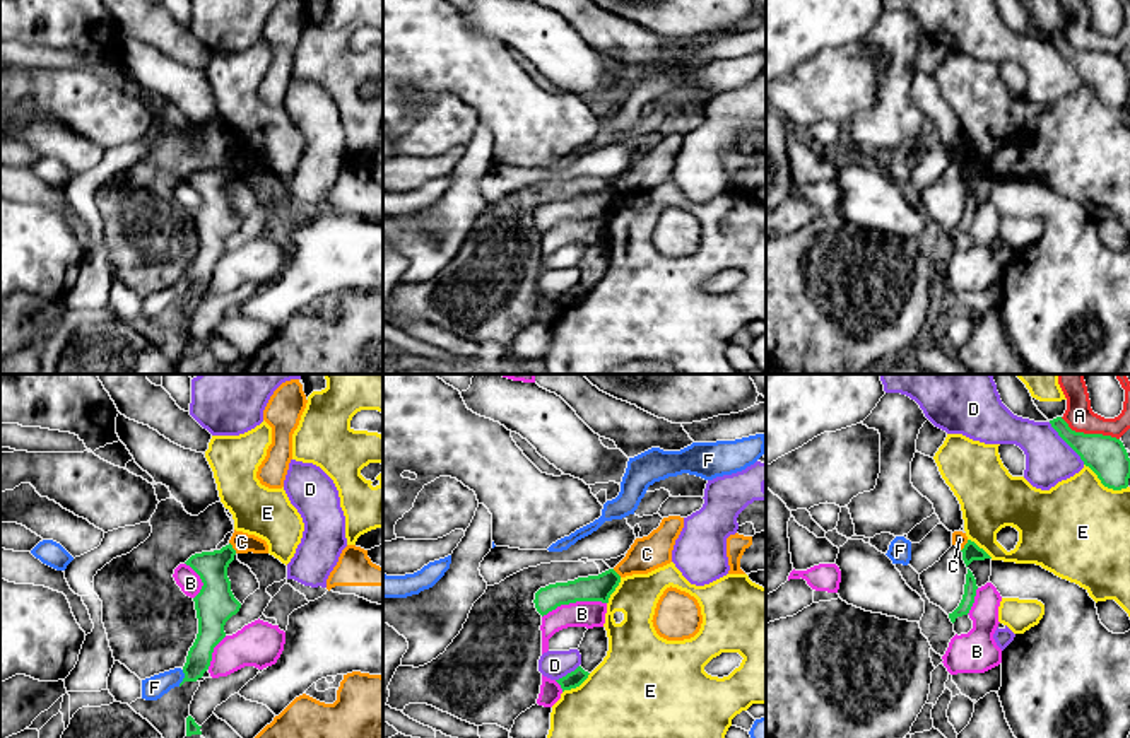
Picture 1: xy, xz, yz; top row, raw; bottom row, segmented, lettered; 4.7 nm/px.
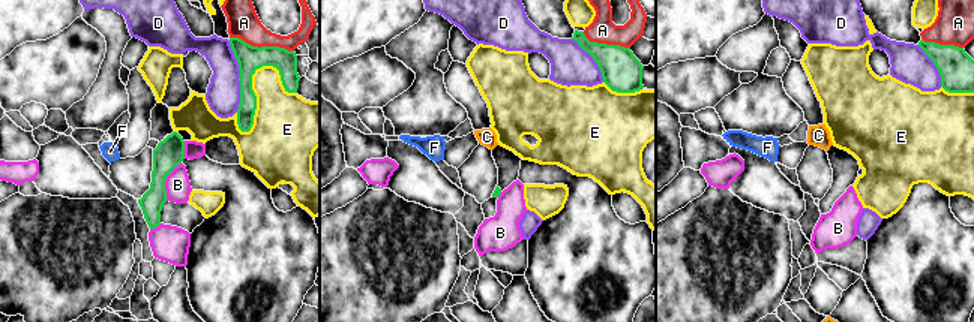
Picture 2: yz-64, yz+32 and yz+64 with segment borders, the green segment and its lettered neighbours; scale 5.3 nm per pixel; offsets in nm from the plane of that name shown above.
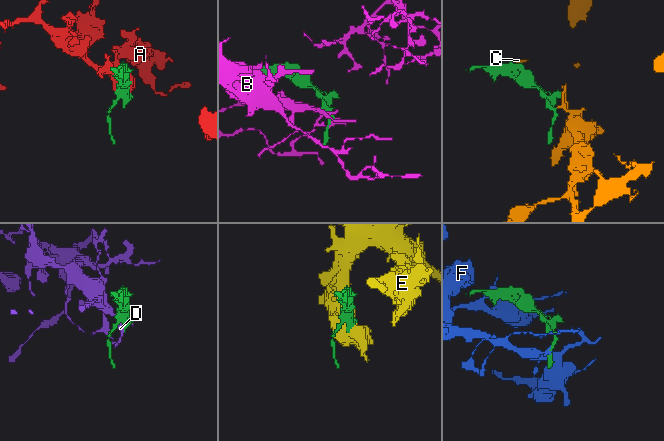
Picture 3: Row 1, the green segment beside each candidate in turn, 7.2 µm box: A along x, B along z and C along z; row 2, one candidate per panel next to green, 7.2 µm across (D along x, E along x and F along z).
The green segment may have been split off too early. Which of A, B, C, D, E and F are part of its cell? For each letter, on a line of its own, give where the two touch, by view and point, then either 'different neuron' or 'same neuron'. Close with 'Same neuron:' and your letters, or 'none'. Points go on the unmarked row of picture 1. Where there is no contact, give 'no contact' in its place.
A: meets green in yz at (1089, 52); different neuron
B: meets green in xz at (573, 219); different neuron
C: meets green in xy at (231, 164); different neuron
D: meets green in yz at (1065, 58); different neuron
E: meets green in yz at (1105, 103); different neuron
F: meets green in xy at (183, 296); different neuron
Same neuron: none

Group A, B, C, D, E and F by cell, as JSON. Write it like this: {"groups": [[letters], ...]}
{"groups": [["A"], ["B"], ["C"], ["D"], ["E"], ["F"]]}

